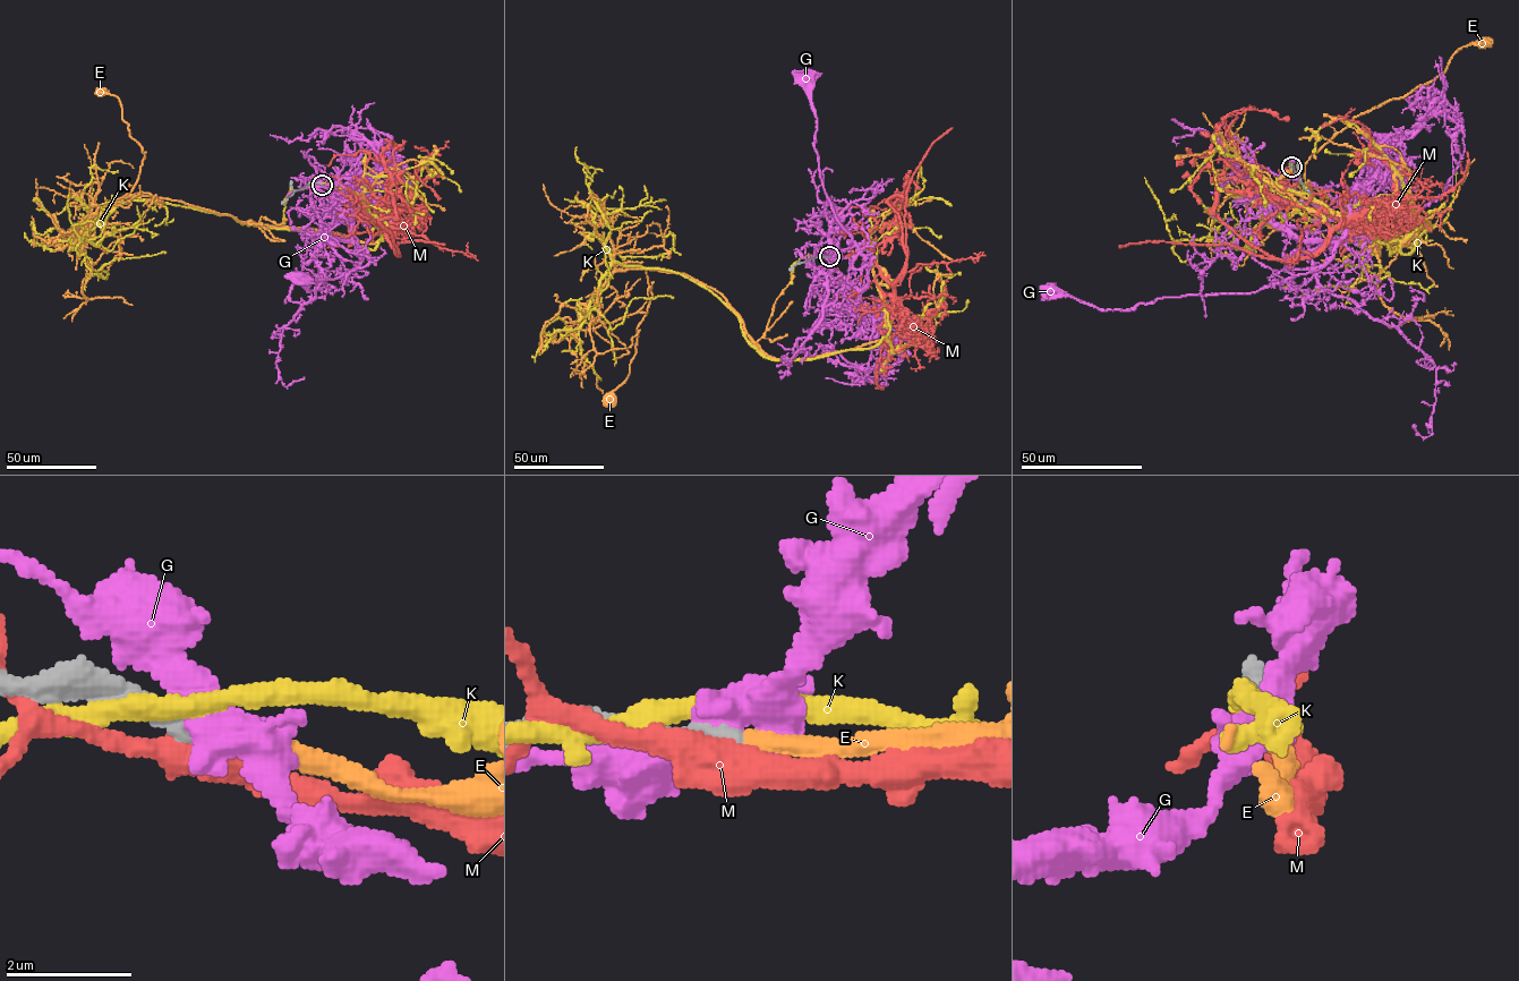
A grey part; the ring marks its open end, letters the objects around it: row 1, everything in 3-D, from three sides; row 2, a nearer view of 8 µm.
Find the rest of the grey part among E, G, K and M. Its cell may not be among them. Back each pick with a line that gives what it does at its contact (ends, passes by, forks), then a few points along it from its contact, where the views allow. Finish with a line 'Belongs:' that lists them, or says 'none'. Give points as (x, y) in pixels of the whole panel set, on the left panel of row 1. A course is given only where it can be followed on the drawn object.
E: it ends; course (322, 185), (356, 192), (381, 237), (364, 242), (126, 197), (144, 154), (119, 100), (101, 92)
Belongs: E

